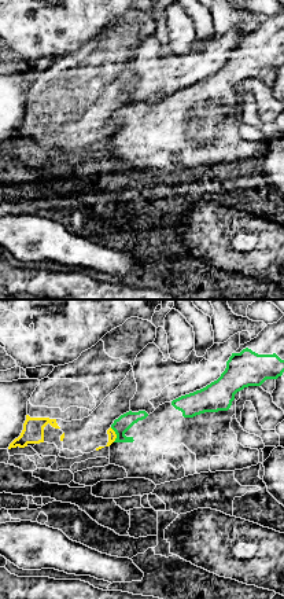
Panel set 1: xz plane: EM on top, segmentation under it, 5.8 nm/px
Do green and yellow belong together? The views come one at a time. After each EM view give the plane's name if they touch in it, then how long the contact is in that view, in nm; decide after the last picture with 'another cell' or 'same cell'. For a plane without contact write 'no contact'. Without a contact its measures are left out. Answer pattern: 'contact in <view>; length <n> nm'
contact in xz; length 90 nm

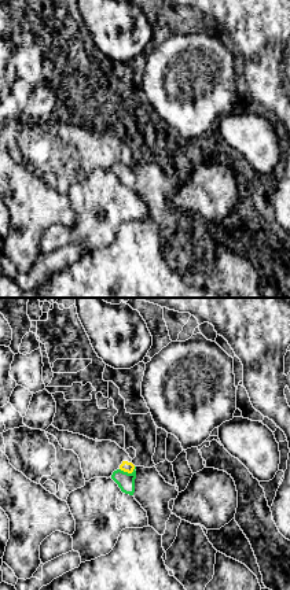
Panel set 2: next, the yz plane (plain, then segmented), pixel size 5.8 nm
contact in yz; length 100 nm

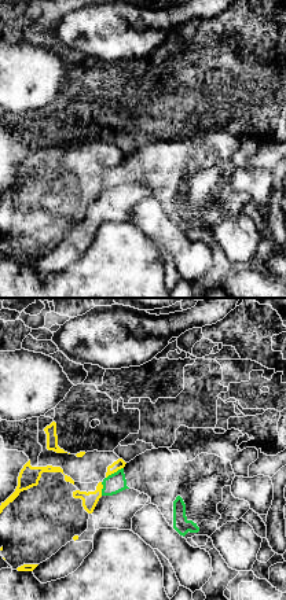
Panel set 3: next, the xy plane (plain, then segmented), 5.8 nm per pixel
contact in xy; length 120 nm

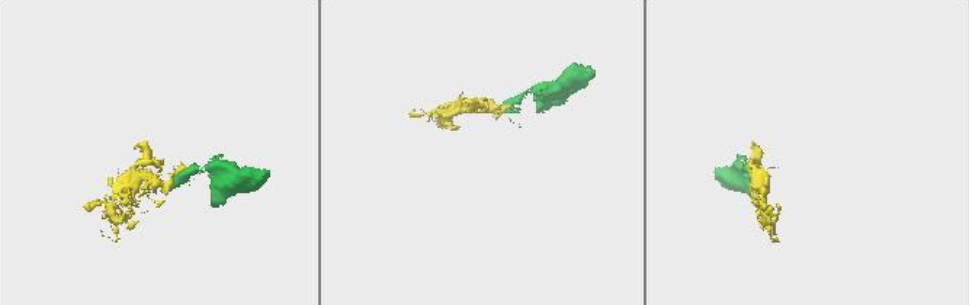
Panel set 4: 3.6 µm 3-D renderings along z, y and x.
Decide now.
another cell

